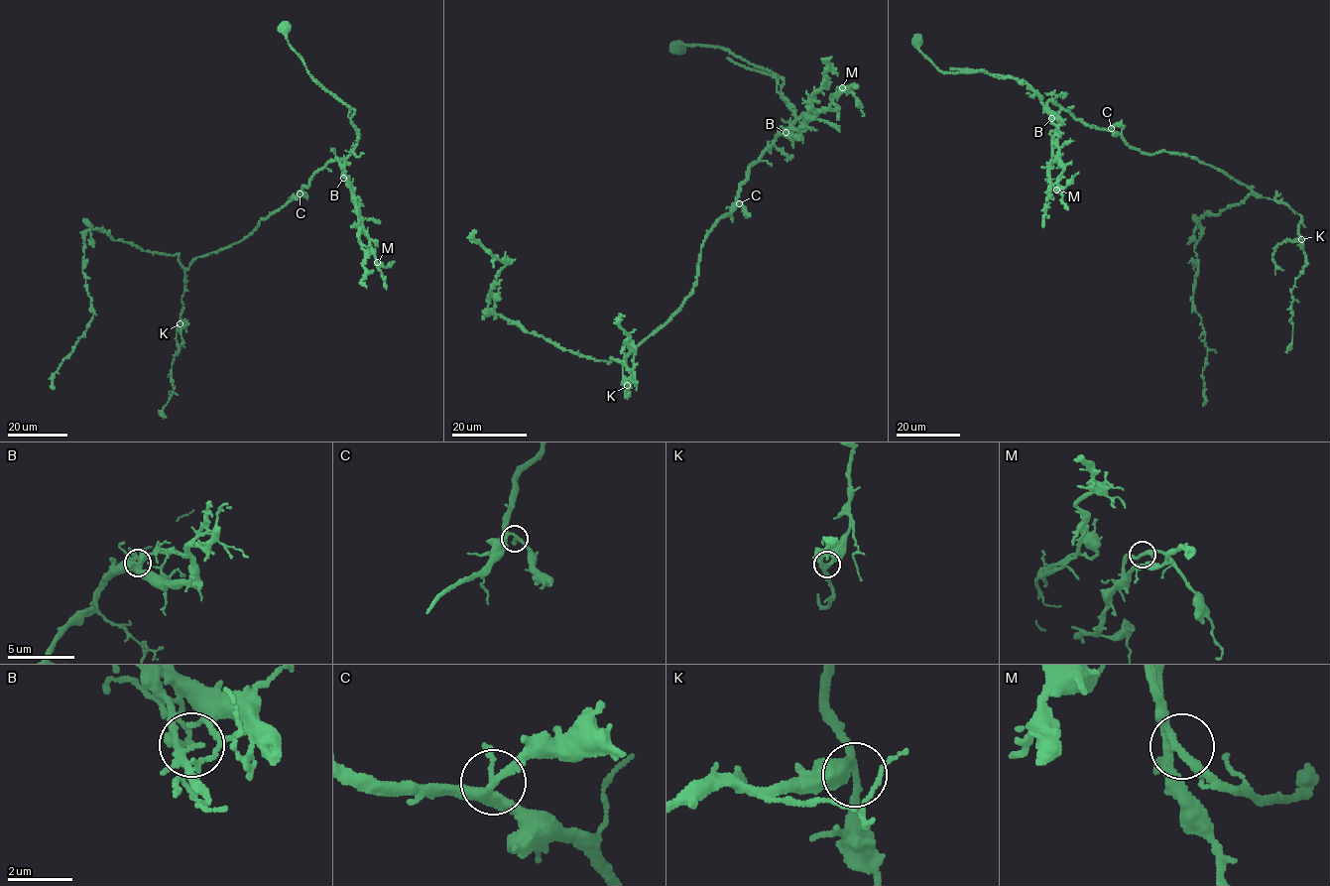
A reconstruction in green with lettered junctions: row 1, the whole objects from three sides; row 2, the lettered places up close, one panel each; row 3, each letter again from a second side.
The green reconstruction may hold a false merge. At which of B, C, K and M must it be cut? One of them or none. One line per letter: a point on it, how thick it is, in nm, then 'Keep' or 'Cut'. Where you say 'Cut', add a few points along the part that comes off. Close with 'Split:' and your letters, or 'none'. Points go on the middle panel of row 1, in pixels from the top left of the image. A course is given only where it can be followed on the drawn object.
B: Place: (785, 132). Thickness 160 nm. Cut. Course of the part to remove: (785, 132), (795, 115), (777, 91), (777, 78), (727, 59)
C: Place: (739, 203). Thickness 170 nm. Keep
K: Place: (627, 385). Thickness 220 nm. Keep
M: Place: (842, 87). Thickness 200 nm. Keep
Split: B

